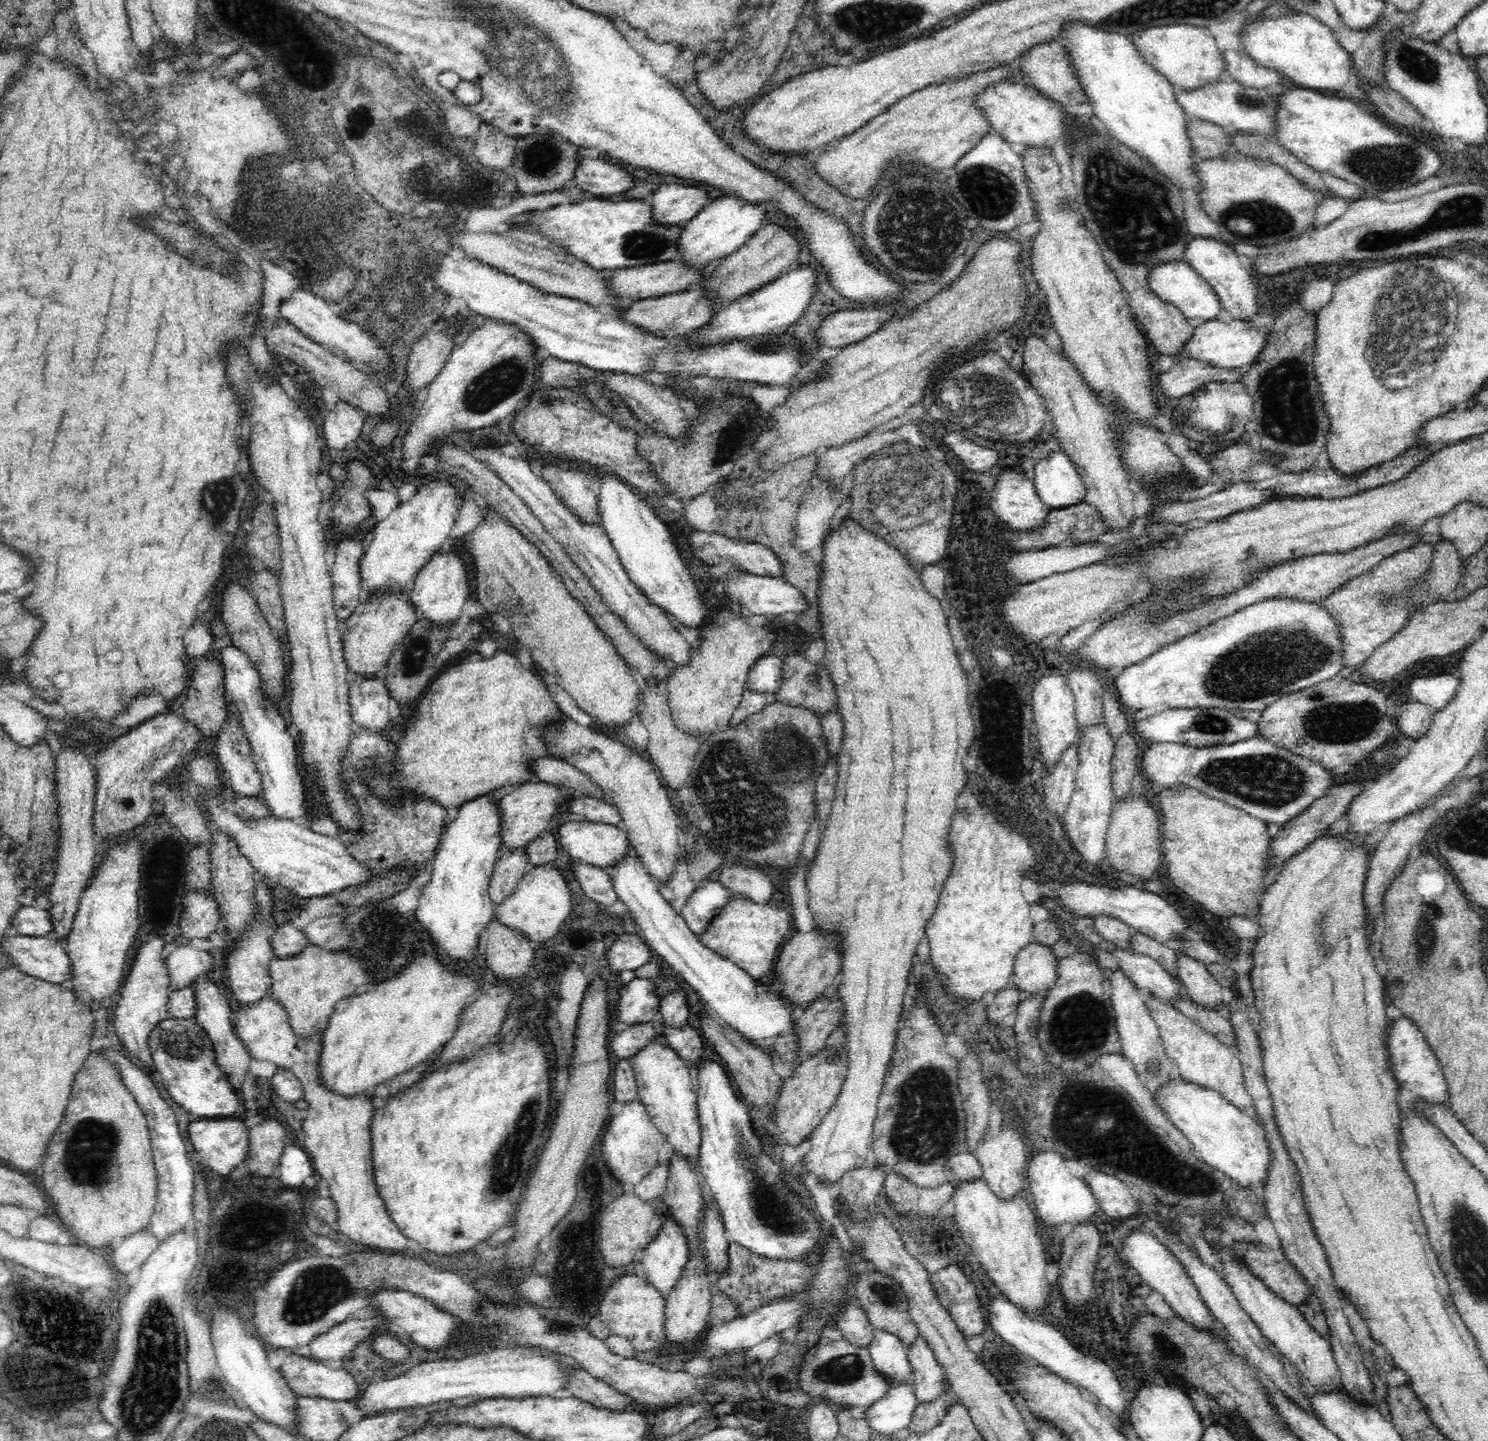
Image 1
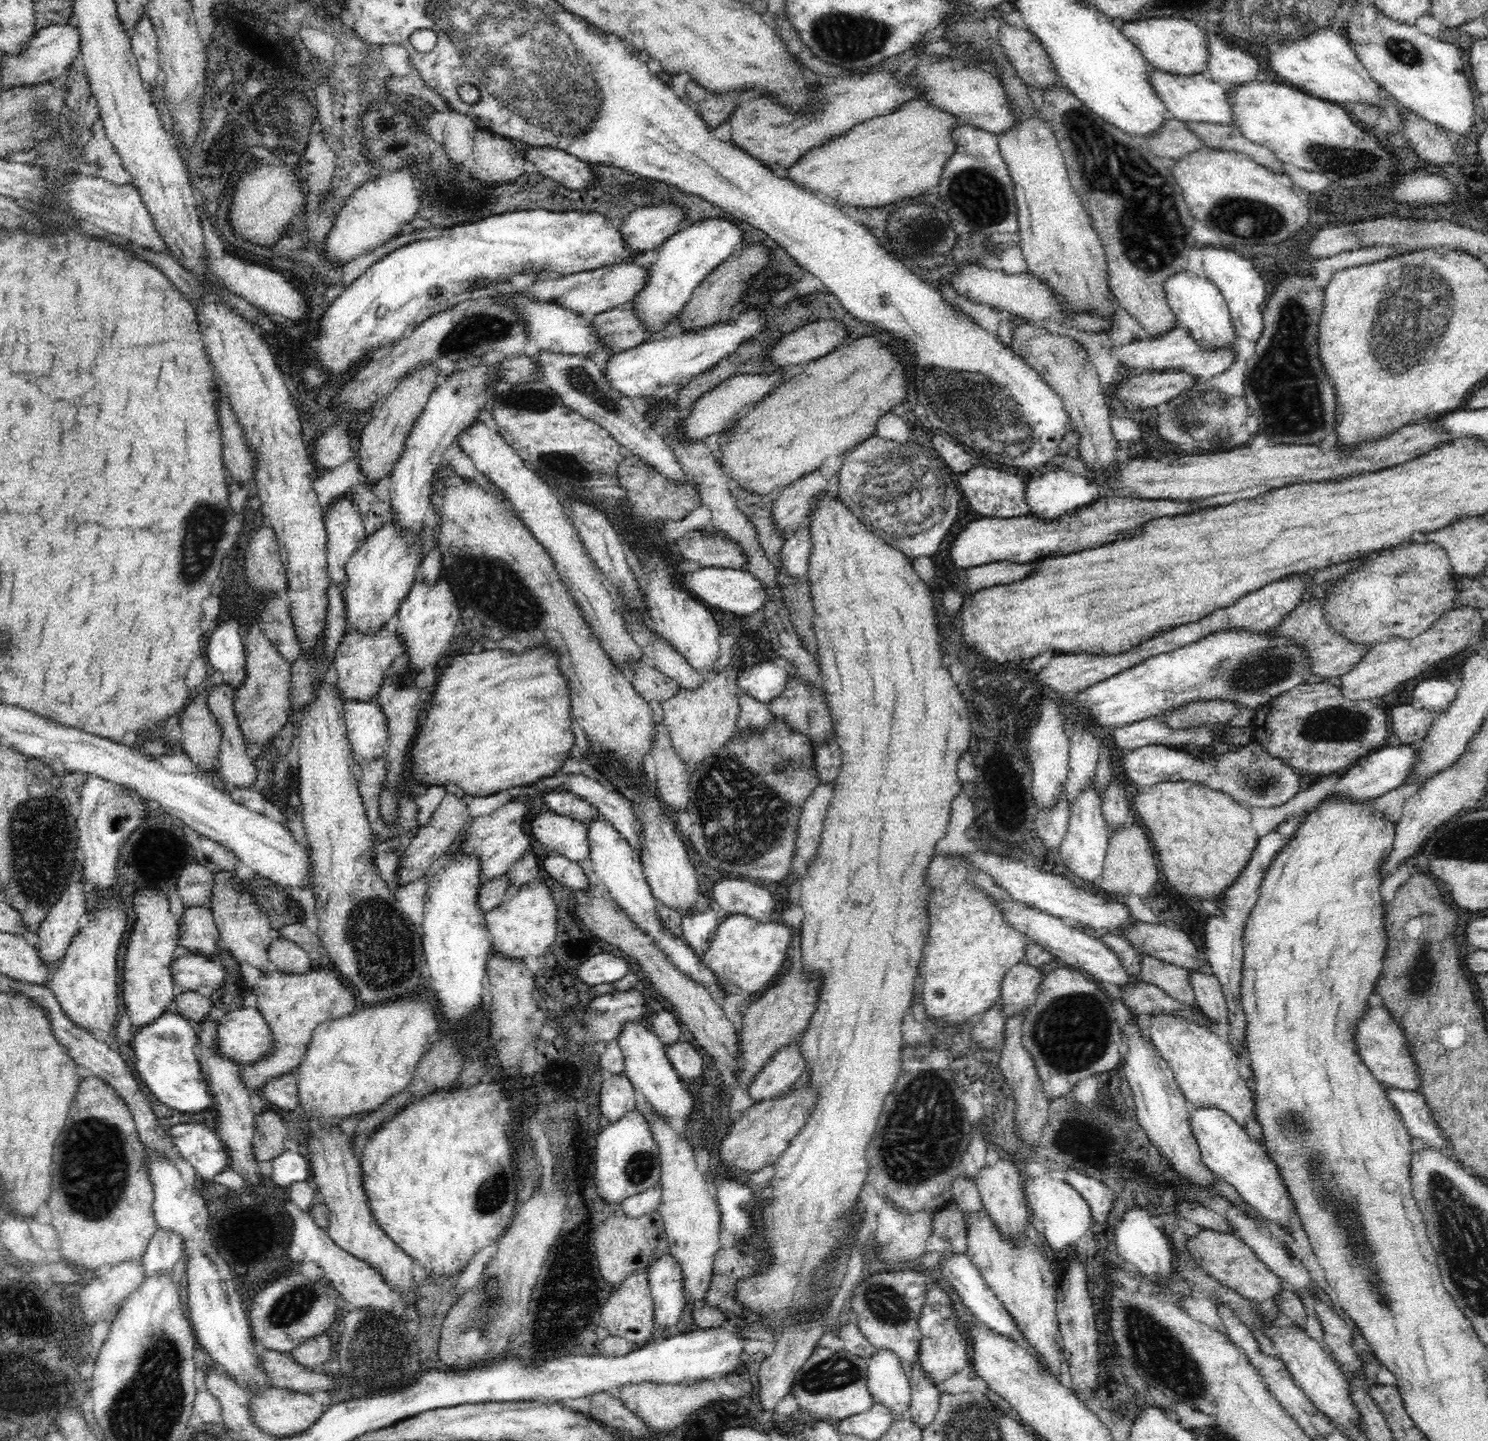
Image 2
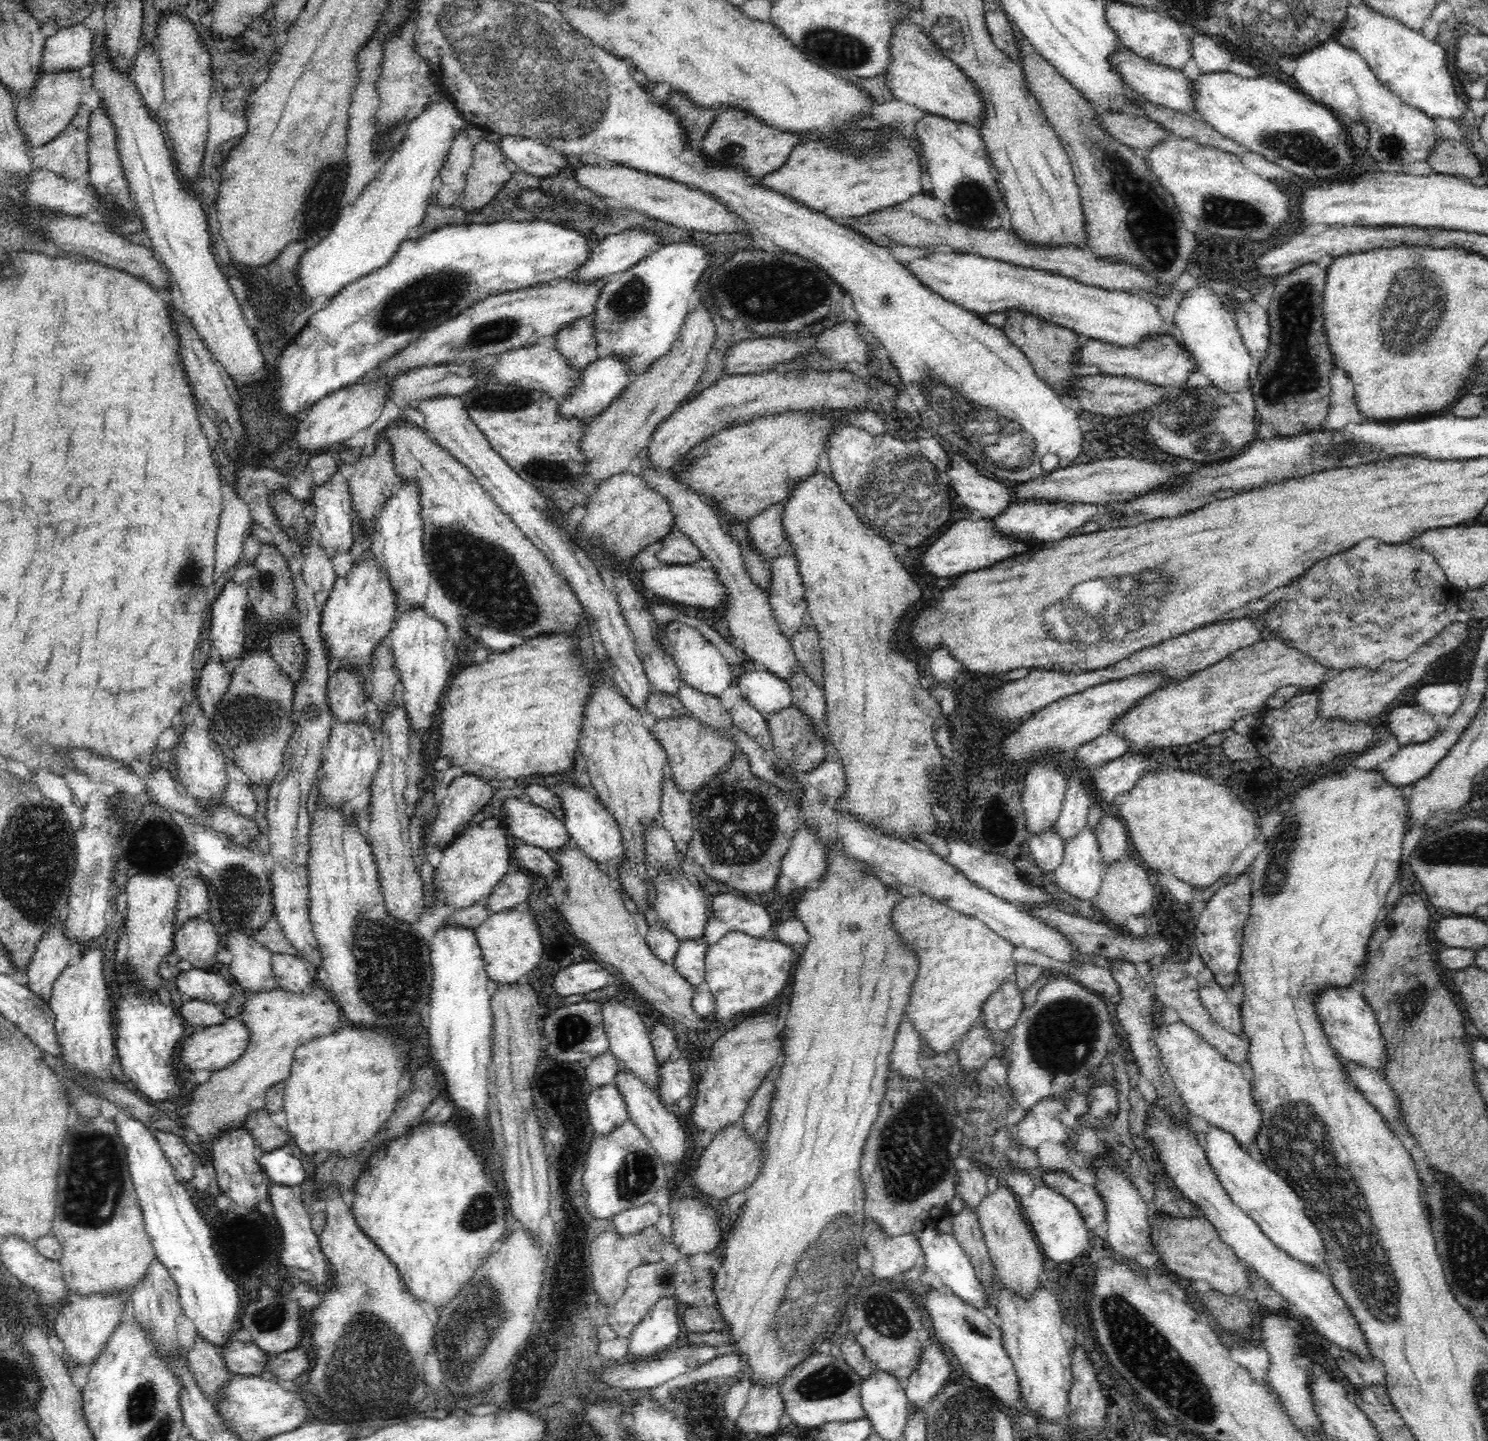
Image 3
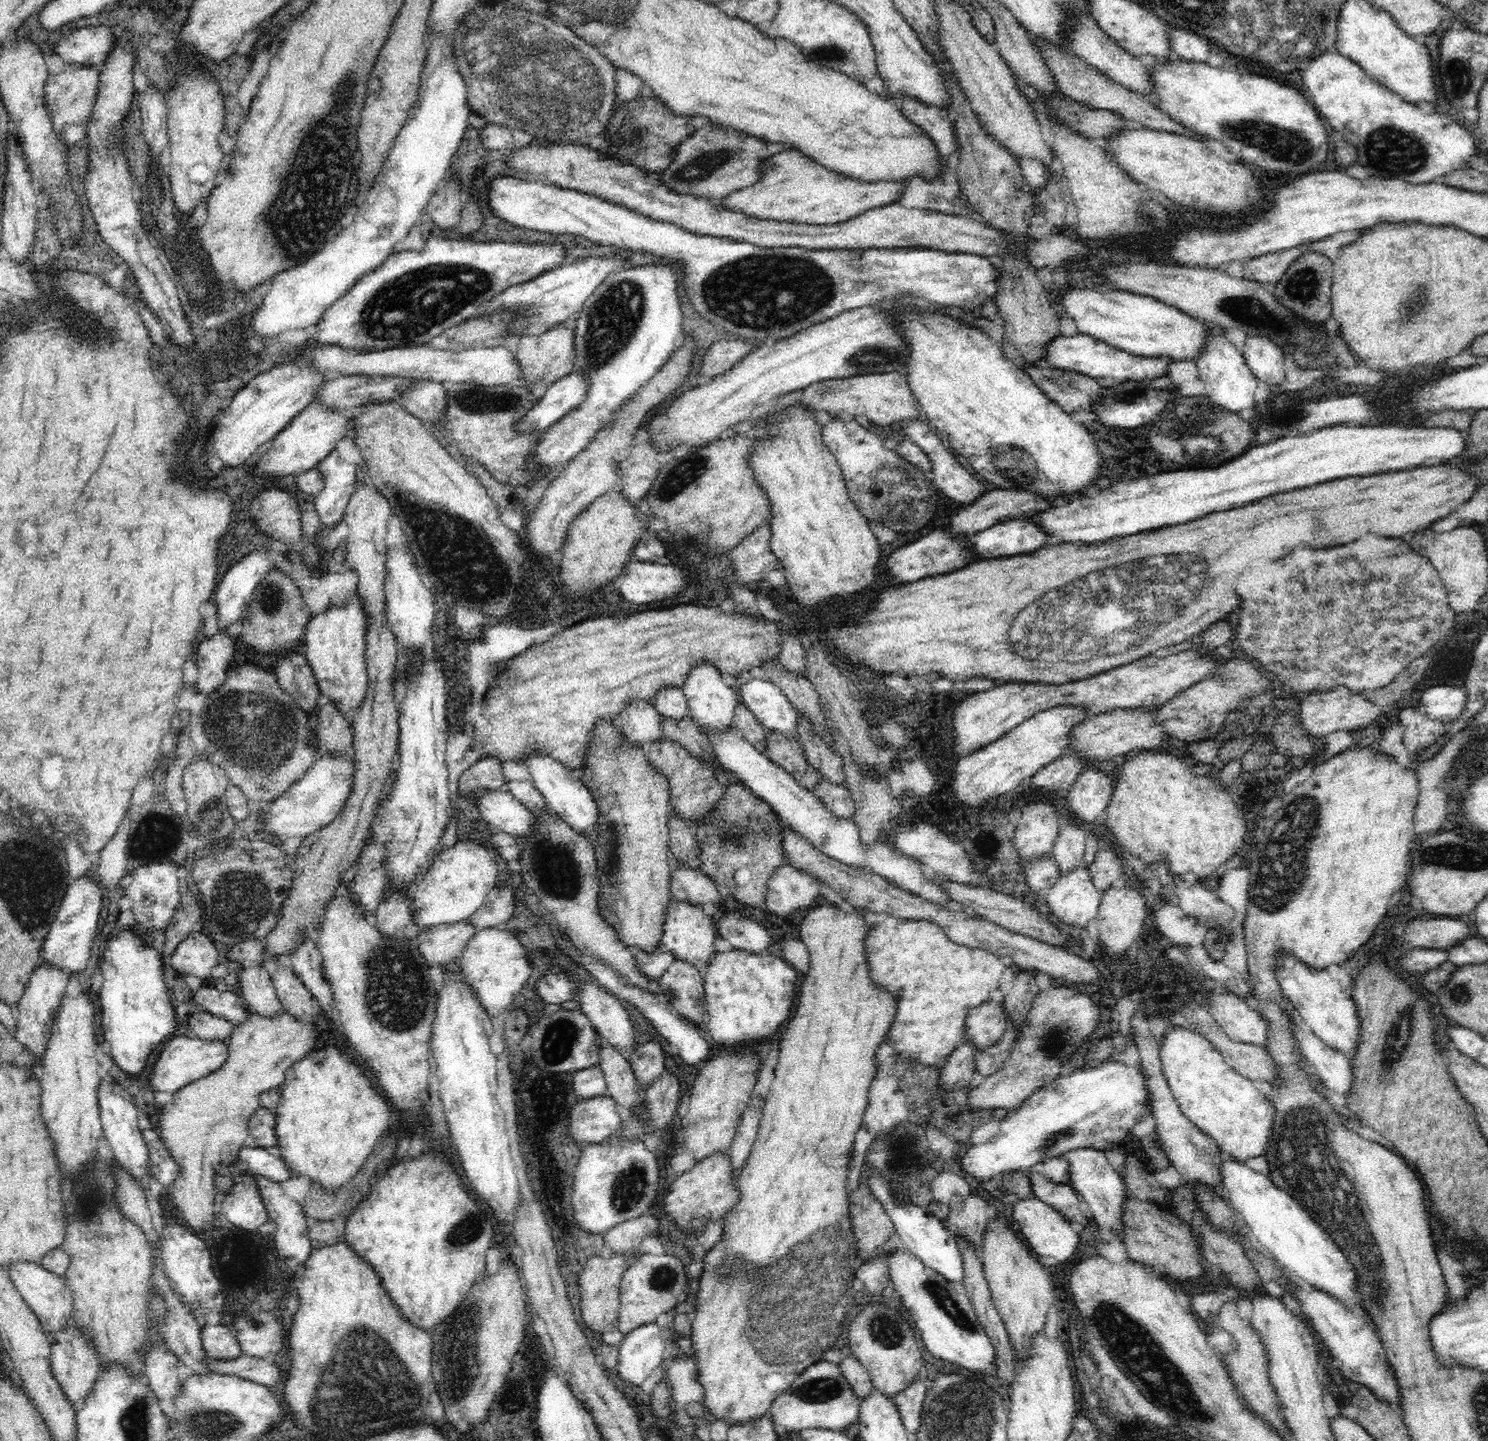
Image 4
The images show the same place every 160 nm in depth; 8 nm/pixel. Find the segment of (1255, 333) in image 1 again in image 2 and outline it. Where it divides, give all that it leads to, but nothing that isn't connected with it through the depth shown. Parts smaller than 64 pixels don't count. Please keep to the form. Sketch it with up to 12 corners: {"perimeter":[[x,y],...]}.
{"perimeter":[[1184,328],[1110,352],[1126,369],[1208,381],[1234,364]]}

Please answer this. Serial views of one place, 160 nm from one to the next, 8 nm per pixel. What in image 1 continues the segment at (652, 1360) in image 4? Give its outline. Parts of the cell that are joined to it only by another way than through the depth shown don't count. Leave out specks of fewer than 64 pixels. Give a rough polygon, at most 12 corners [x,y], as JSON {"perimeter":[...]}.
{"perimeter":[[668,1217],[641,1258],[666,1299],[689,1258],[681,1224]]}

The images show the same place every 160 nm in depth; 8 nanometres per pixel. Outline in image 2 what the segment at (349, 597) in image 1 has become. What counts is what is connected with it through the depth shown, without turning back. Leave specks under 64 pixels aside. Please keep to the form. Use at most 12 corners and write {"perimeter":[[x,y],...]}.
{"perimeter":[[349,496],[324,517],[327,574],[343,590],[346,563],[365,541]]}

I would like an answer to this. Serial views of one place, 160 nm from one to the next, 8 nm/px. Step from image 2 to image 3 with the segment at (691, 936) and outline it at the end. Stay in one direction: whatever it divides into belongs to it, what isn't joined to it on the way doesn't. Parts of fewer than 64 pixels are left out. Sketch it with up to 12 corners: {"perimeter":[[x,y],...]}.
{"perimeter":[[704,934],[681,942],[675,968],[695,988],[705,981]]}

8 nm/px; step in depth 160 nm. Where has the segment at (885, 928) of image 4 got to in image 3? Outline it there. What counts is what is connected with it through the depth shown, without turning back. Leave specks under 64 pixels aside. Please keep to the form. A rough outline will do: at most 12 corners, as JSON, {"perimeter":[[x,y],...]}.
{"perimeter":[[923,891],[892,911],[919,955],[904,1013],[934,1052],[1013,978],[1014,946]]}

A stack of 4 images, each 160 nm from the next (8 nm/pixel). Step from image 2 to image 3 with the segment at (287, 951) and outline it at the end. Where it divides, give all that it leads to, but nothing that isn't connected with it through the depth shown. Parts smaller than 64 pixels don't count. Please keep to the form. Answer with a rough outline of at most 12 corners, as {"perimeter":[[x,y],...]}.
{"perimeter":[[294,954],[271,956],[277,986],[300,994],[314,974]]}

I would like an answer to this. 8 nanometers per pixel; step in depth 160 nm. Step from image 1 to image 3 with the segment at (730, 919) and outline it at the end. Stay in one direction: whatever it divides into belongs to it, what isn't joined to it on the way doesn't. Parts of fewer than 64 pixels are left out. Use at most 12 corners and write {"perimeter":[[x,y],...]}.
{"perimeter":[[730,931],[705,954],[714,1020],[772,1006],[796,962],[775,936]]}

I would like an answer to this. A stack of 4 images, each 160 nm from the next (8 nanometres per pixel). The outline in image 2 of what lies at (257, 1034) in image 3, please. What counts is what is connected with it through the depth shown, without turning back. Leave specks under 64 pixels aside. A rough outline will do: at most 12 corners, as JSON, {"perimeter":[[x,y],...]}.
{"perimeter":[[268,970],[253,986],[275,1049],[251,1090],[295,1073],[315,1028],[360,1006],[339,971]]}

